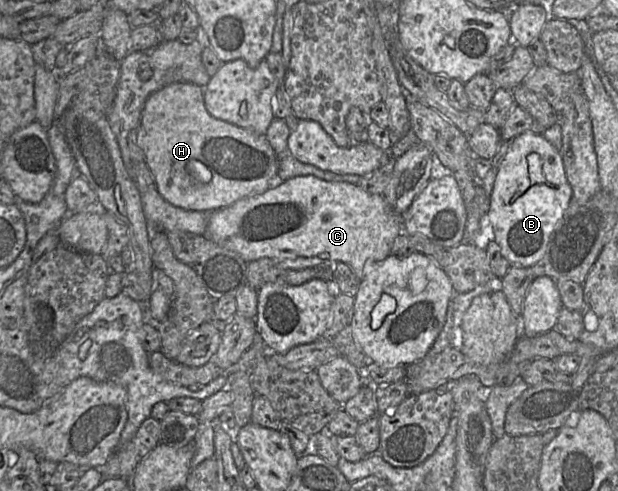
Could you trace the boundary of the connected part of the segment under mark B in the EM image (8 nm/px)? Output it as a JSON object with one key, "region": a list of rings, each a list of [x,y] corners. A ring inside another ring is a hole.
{"region":[[[525,131],[516,136],[498,167],[494,187],[490,195],[490,206],[487,213],[491,223],[490,237],[499,245],[502,256],[511,264],[529,268],[536,264],[545,254],[551,235],[562,220],[572,198],[572,188],[567,180],[560,150],[550,143],[543,134]],[[540,152],[540,183],[532,184],[529,173],[528,156]],[[515,193],[522,193],[511,203]]]}

